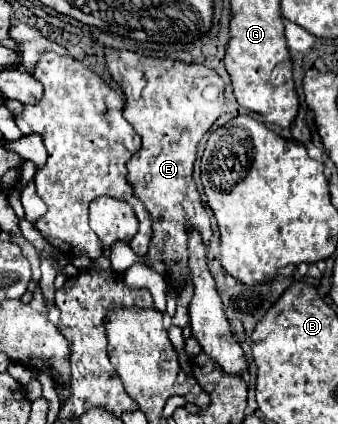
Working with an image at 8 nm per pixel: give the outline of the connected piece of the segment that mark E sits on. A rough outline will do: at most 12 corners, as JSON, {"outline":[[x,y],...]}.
{"outline":[[106,50],[142,138],[126,168],[152,216],[144,262],[194,296],[188,226],[212,238],[192,182],[224,82],[202,64]]}

